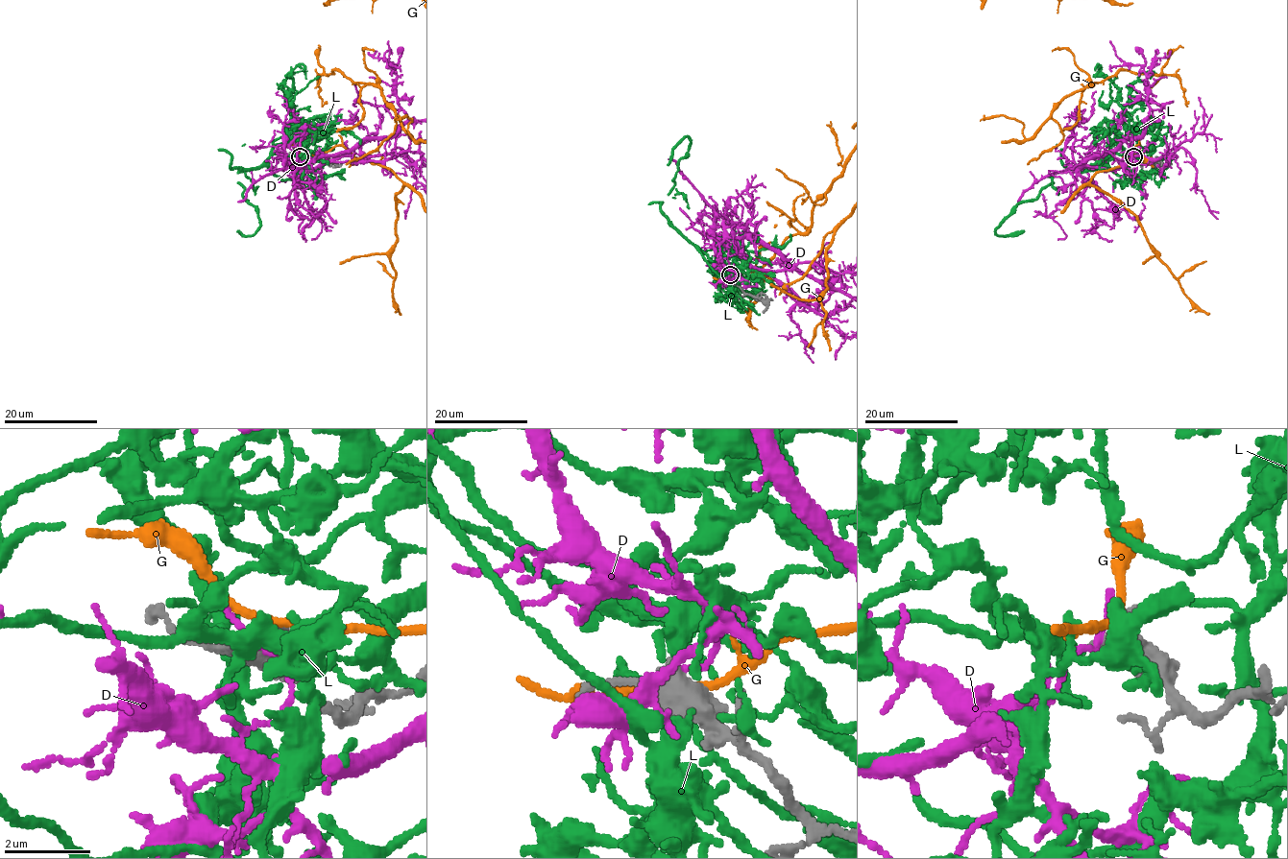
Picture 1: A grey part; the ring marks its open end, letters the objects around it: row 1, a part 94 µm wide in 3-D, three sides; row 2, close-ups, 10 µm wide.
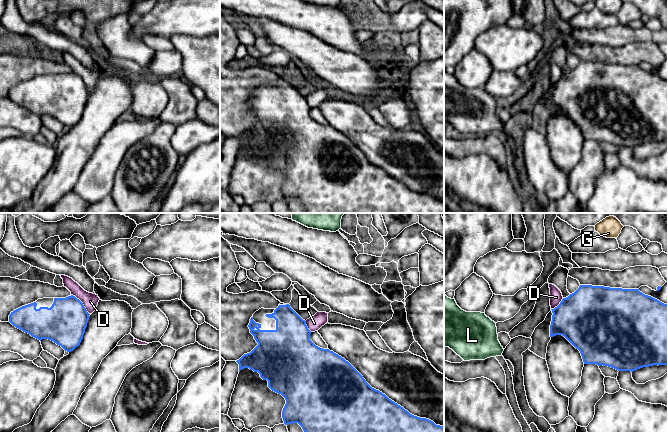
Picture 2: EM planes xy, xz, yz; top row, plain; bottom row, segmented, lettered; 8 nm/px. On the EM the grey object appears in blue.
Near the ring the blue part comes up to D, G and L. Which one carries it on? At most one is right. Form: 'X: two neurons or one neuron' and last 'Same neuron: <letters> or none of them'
D: two neurons
G: two neurons
L: one neuron
Same neuron: L

